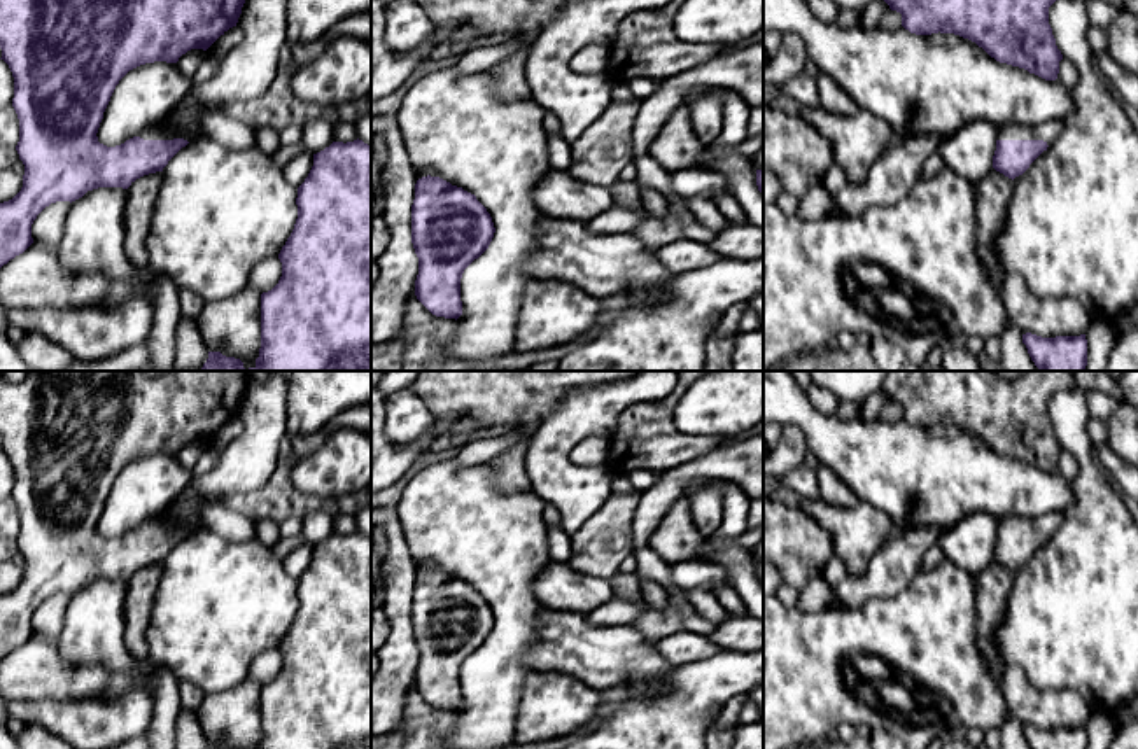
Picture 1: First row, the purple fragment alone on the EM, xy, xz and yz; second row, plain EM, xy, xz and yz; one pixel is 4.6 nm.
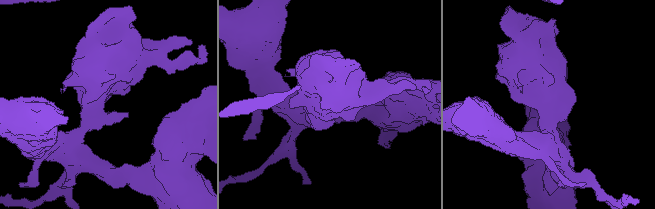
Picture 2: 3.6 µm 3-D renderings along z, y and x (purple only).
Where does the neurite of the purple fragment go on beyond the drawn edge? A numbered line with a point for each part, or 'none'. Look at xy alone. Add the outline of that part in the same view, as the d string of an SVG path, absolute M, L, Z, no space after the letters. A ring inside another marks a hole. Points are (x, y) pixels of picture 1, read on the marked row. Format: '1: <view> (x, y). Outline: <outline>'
1: xy (158, 132). Outline: M161 122L149 126L149 128L144 128L138 136L144 140L173 140L173 138L184 138L187 142L194 140L187 135L170 133L168 128L163 126Z

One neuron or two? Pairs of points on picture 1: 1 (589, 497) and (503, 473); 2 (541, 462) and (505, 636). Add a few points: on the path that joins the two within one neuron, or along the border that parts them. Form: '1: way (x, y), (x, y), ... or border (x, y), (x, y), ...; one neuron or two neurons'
1: border (529, 438), (526, 464), (531, 487); two neurons
2: border (531, 487), (547, 501); two neurons

